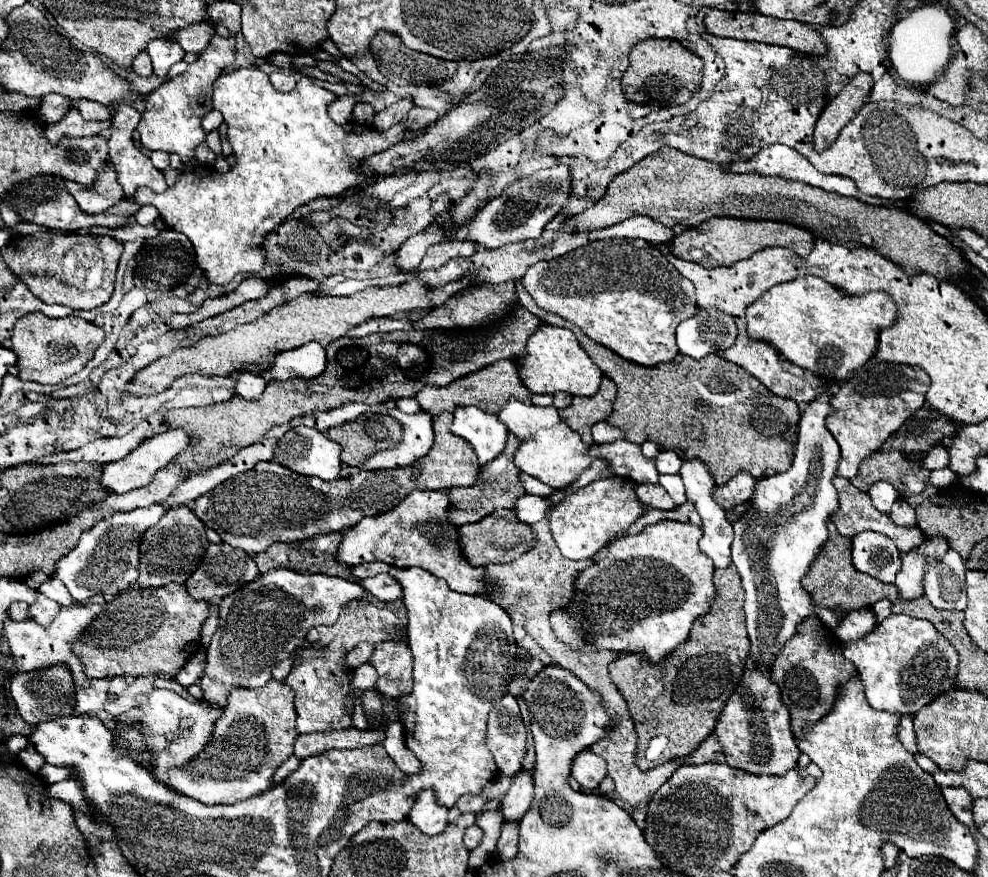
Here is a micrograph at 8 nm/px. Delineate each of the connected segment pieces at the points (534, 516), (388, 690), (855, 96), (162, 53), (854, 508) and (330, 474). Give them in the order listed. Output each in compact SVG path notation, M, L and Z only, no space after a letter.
M523 495L517 499L517 507L515 513L519 517L519 521L523 523L537 523L541 519L547 517L549 513L549 503L545 497L535 497L535 495Z
M383 641L375 645L369 663L379 673L379 691L389 697L405 697L413 685L413 657L403 641Z
M867 73L855 75L841 93L823 109L815 125L815 149L827 149L839 135L839 131L859 113L863 103L869 97L873 79Z
M167 39L151 41L151 45L147 47L147 53L151 57L153 73L161 78L165 78L169 67L173 63L181 61L185 55L185 51L181 49L181 45L177 41L167 41Z
M835 477L833 484L838 492L841 505L839 505L839 509L831 516L831 521L835 523L837 531L839 531L843 537L855 537L859 531L871 529L871 531L879 531L879 533L885 533L887 537L891 537L891 539L895 541L895 545L897 545L901 551L909 551L909 549L913 549L913 547L917 547L917 545L923 543L923 537L925 537L925 535L919 531L919 537L917 537L917 527L899 527L899 525L895 525L885 513L879 513L879 511L873 507L871 497L869 497L867 493L863 493L861 489L853 487L853 485L849 483L849 479Z
M299 425L291 431L287 431L277 447L275 447L275 455L273 455L273 461L295 471L295 473L301 473L301 475L313 475L313 477L319 477L323 481L331 481L331 479L337 479L339 477L339 471L341 471L341 459L339 459L339 445L331 439L327 439L323 433L319 433L317 429L311 429L311 427L305 427L305 425Z

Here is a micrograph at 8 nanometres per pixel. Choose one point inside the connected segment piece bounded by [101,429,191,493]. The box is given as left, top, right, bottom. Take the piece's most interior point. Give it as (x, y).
(136, 469)

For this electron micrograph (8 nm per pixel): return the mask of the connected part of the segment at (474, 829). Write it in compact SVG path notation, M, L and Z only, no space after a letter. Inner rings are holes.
M471 825L471 827L465 831L465 845L467 845L469 851L475 849L475 847L481 843L481 839L483 839L483 831L481 831L477 825Z

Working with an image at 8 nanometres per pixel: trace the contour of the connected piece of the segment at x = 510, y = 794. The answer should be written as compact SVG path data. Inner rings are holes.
M519 771L501 803L503 817L507 821L519 821L533 801L533 775L529 771Z

